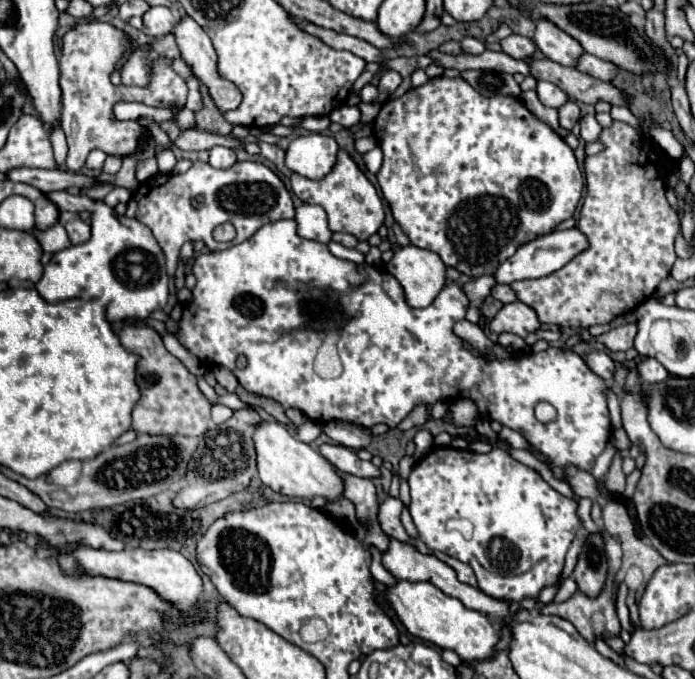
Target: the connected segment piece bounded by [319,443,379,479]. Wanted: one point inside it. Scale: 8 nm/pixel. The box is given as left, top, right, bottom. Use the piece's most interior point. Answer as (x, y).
(344, 459)

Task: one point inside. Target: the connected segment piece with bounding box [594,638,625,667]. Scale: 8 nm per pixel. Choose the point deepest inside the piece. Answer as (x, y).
(601, 646)

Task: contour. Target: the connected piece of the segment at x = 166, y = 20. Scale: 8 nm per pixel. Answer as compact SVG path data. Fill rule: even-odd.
M151 7L143 15L143 31L149 37L169 35L175 25L177 25L177 19L169 11L169 7Z

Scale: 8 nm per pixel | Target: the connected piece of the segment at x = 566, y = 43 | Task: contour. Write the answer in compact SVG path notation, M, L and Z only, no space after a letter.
M541 19L541 21L535 21L535 25L537 25L537 31L533 41L551 61L557 61L565 67L575 67L579 63L581 55L585 53L579 41L575 41L571 35L563 33L559 27L551 25L549 21Z

